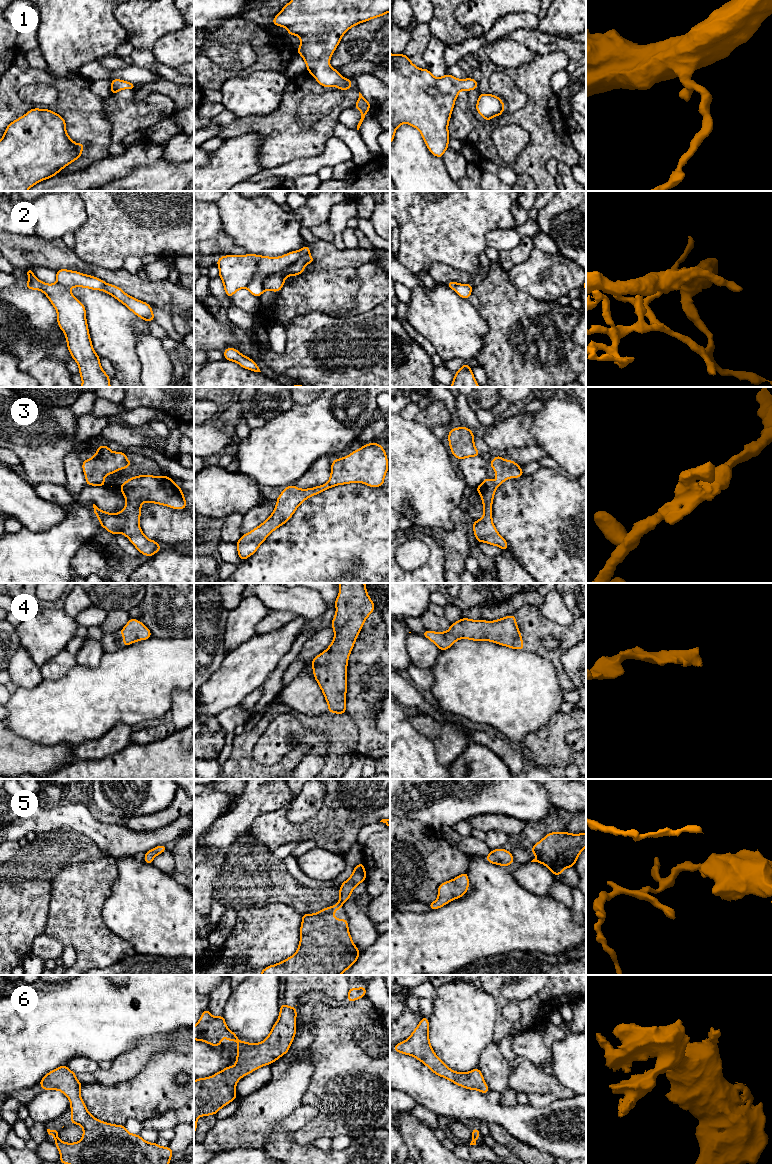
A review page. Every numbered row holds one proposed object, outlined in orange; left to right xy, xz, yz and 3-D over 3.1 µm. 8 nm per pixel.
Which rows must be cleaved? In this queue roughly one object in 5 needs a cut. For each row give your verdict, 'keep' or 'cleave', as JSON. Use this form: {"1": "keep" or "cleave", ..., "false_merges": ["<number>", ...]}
{"1": "keep", "2": "cleave", "3": "keep", "4": "keep", "5": "keep", "6": "keep", "false_merges": ["2"]}

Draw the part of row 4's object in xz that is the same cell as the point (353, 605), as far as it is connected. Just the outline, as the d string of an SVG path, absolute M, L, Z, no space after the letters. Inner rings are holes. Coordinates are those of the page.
M339 583L339 588L338 597L334 602L336 614L330 624L334 629L334 639L324 652L311 661L311 665L315 680L328 703L328 712L344 714L347 713L345 703L348 658L364 622L374 611L375 605L366 591L365 583Z

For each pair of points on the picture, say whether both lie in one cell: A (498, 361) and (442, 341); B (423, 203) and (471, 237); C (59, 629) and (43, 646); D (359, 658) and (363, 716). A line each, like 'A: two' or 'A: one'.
A: two
B: one
C: one
D: one

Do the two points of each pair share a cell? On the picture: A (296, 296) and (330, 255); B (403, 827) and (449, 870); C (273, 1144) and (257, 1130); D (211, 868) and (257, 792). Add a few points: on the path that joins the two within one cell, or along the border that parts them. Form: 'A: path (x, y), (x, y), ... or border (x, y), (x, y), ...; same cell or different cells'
A: border (344, 267), (313, 267), (303, 273); different cells
B: path (414, 838), (438, 861); same cell
C: border (273, 1131), (262, 1147); different cells
D: path (215, 849), (218, 839), (245, 811); same cell

